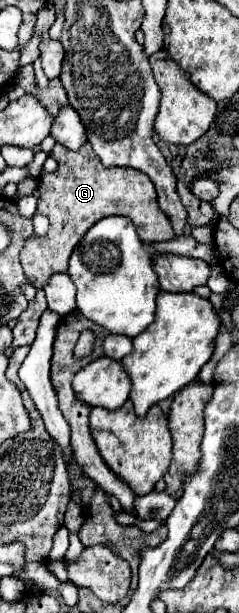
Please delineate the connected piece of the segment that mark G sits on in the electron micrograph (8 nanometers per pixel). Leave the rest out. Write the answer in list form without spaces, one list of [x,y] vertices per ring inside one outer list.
[[[86,142],[80,150],[70,152],[68,148],[56,144],[52,156],[58,160],[56,172],[46,172],[38,178],[40,200],[36,212],[50,220],[50,228],[42,238],[26,240],[20,250],[20,262],[28,282],[34,288],[44,288],[46,280],[54,272],[68,270],[68,258],[80,238],[106,216],[126,216],[134,222],[136,232],[144,244],[164,242],[174,238],[174,230],[166,214],[158,208],[154,184],[150,178],[134,168],[106,168],[100,164],[100,158],[92,152],[92,146]]]

